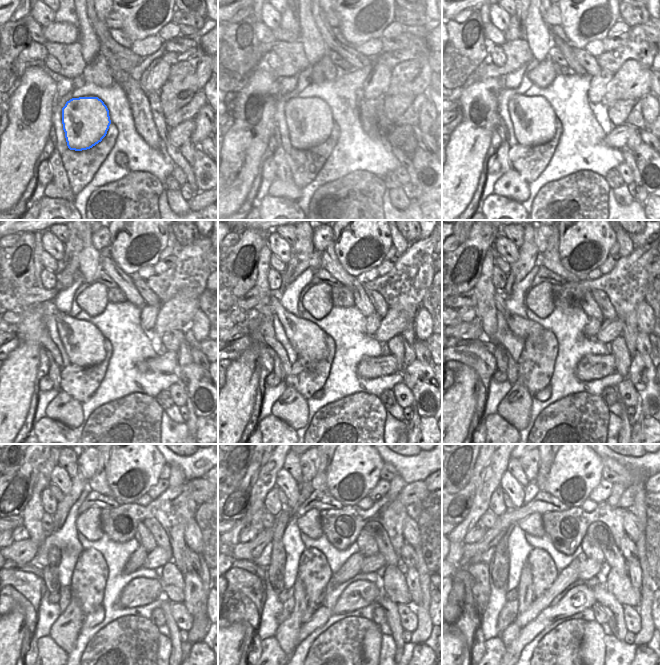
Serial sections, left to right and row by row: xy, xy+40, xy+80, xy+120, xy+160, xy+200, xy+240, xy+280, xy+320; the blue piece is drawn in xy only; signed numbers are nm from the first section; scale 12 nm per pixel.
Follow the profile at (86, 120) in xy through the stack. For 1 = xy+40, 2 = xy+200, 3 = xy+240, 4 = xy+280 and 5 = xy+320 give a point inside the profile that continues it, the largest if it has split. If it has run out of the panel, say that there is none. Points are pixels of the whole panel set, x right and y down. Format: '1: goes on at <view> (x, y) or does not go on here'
1: goes on at xy+40 (310, 121)
2: goes on at xy+200 (521, 327)
3: goes on at xy+240 (47, 520)
4: goes on at xy+280 (268, 519)
5: goes on at xy+320 (488, 519)

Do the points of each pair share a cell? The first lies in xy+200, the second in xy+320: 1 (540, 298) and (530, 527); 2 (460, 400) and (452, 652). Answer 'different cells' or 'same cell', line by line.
1: same cell
2: same cell

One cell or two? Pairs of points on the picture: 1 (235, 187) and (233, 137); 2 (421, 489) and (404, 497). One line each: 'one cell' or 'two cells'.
1: one cell
2: one cell

